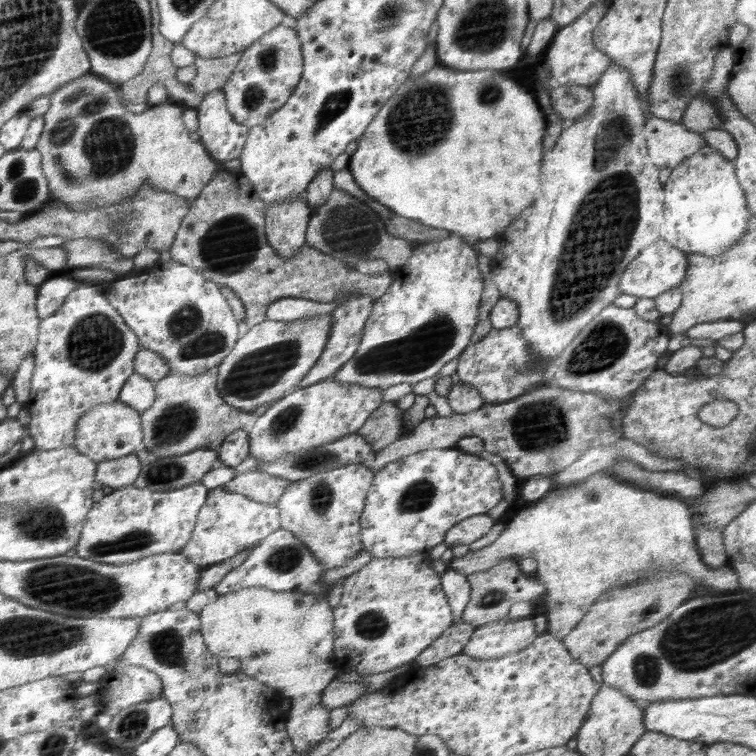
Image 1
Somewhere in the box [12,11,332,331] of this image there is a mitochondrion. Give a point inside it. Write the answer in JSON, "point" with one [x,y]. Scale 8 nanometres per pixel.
{"point":[109,144]}

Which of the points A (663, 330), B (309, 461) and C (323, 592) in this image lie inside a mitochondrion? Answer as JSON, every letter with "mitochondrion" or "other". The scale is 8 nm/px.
{"A":"other","B":"mitochondrion","C":"other"}

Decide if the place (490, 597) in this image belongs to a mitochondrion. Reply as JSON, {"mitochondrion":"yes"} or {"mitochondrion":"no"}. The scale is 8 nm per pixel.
{"mitochondrion":"yes"}

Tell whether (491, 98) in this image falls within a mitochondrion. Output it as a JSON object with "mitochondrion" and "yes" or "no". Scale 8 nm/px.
{"mitochondrion":"yes"}

